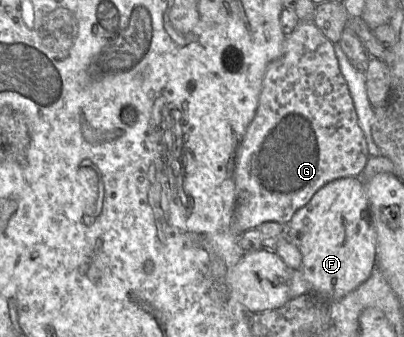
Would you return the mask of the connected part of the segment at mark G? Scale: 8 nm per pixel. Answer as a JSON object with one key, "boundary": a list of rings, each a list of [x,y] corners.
{"boundary":[[[300,20],[295,29],[289,35],[286,35],[283,49],[279,57],[273,60],[266,69],[255,115],[248,125],[236,152],[234,170],[236,200],[232,217],[233,232],[237,235],[241,235],[245,231],[257,228],[265,222],[287,224],[295,212],[305,206],[314,194],[324,185],[340,178],[360,177],[369,157],[367,142],[359,126],[357,113],[347,82],[340,70],[335,54],[334,43],[331,42],[313,22]]]}

